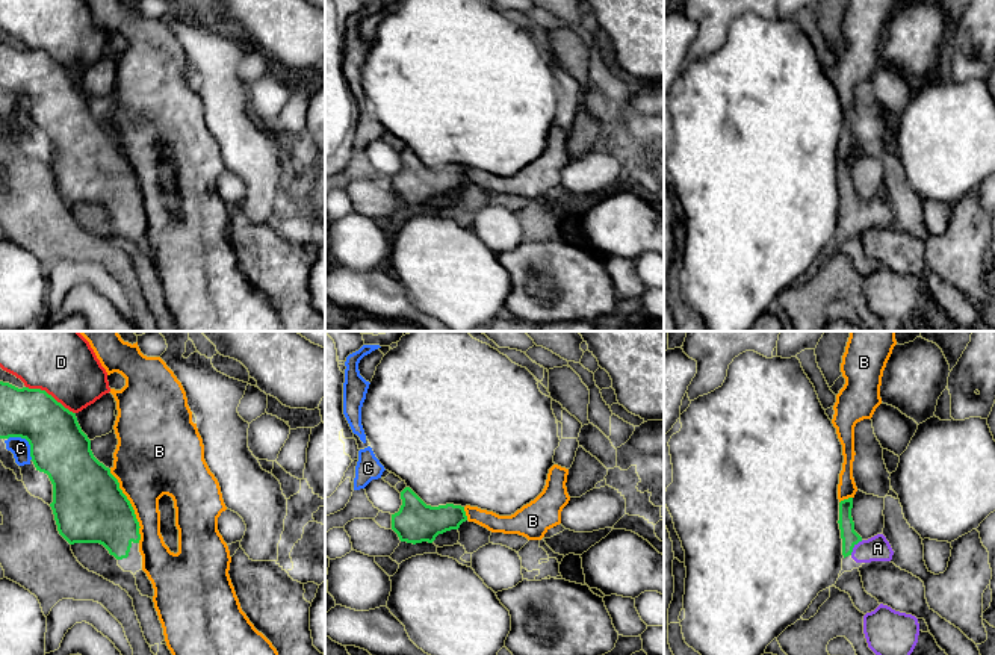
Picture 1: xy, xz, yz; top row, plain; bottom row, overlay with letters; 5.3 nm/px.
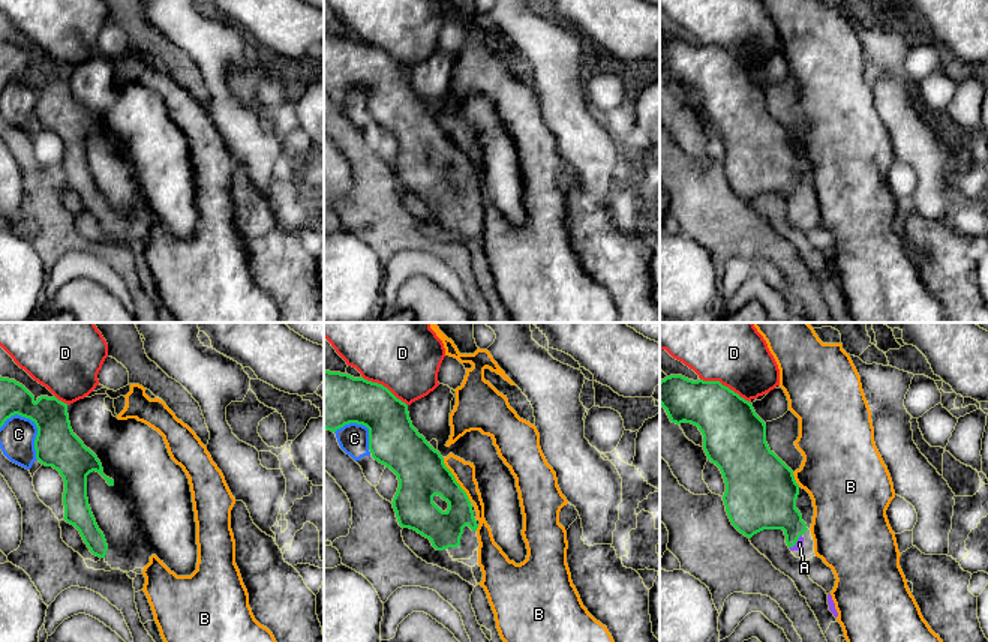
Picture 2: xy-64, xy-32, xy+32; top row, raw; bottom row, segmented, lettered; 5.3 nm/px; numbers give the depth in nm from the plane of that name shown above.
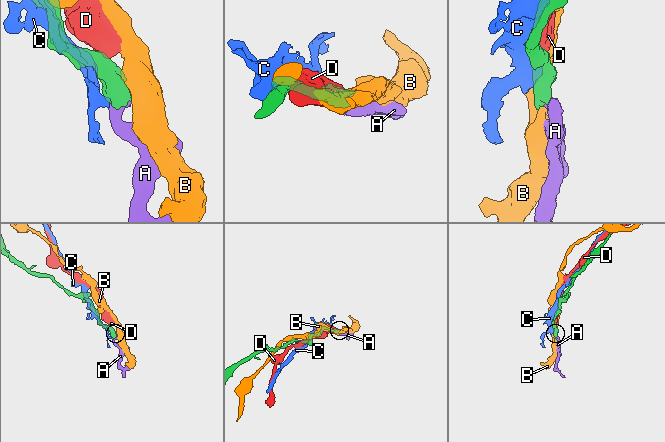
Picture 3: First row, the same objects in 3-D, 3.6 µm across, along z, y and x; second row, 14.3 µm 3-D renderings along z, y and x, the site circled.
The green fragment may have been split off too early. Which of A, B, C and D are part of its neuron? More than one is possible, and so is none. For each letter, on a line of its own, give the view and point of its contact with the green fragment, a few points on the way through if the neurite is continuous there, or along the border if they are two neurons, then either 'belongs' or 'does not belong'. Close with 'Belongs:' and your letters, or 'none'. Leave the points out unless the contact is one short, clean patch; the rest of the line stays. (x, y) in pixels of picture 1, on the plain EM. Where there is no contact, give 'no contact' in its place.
A: contact yz (853, 207); way yz (850, 198), (853, 207), (877, 209); belongs
B: contact xy (130, 167); border xy (109, 130), (133, 171), (139, 188), (139, 203); does not belong
C: contact xy (26, 100); does not belong
D: contact xy (50, 56); border xy (26, 47), (44, 50), (74, 74); does not belong
Belongs: A

